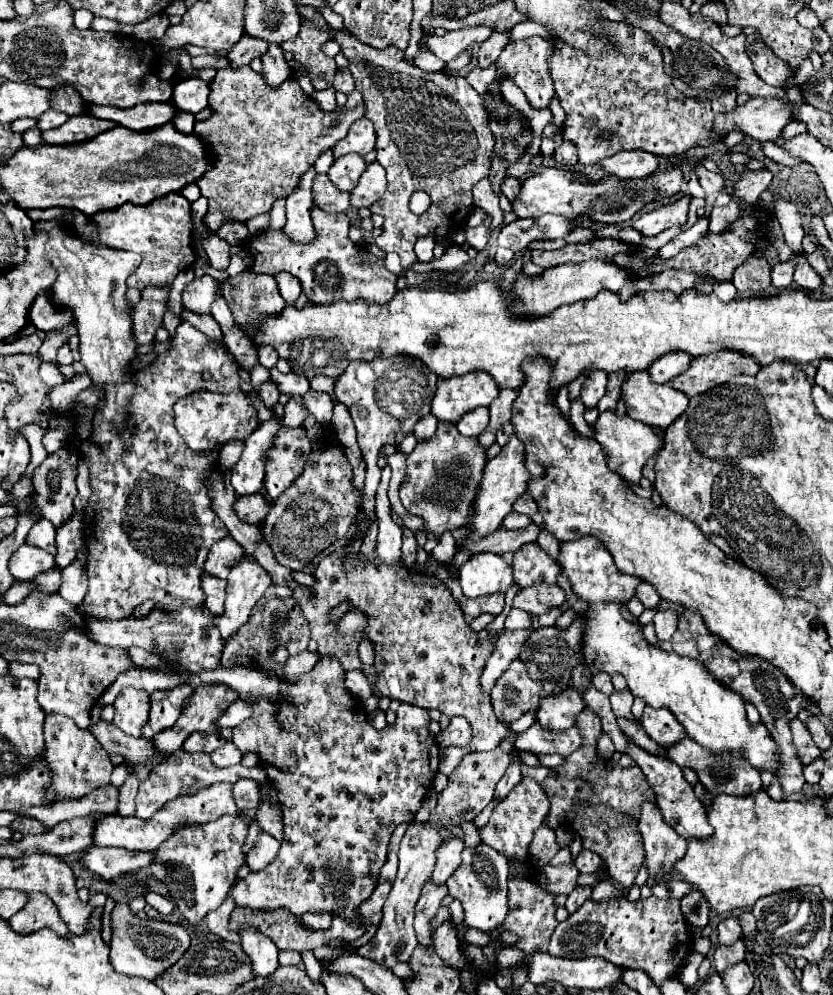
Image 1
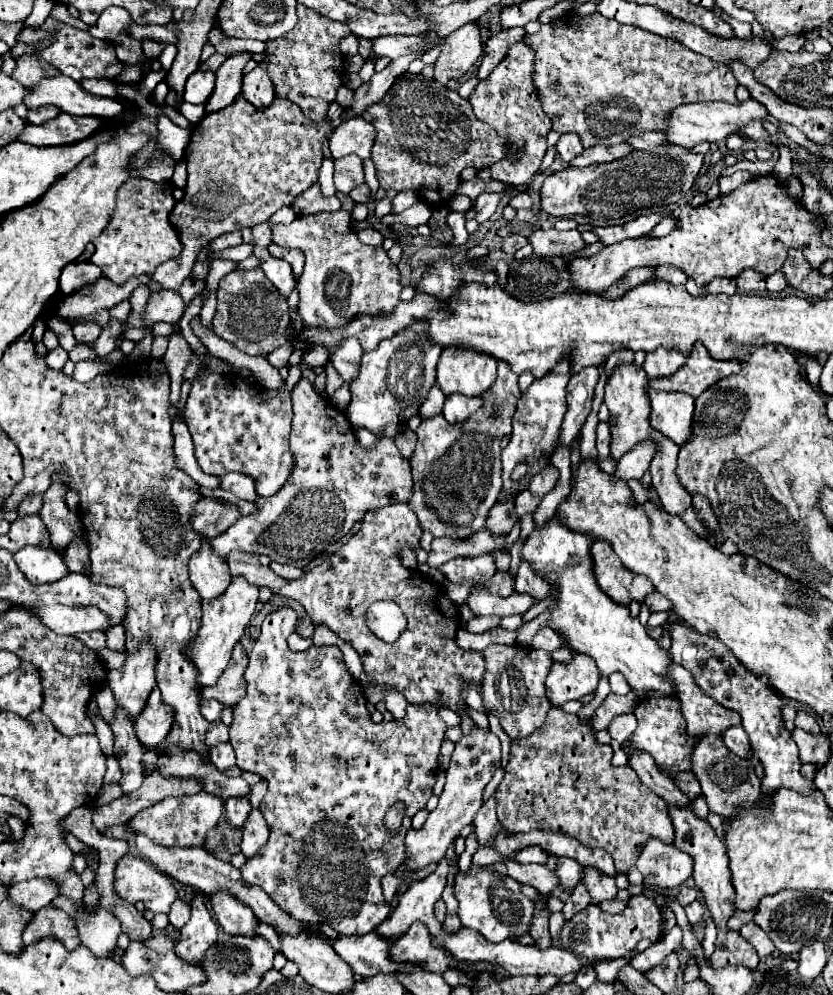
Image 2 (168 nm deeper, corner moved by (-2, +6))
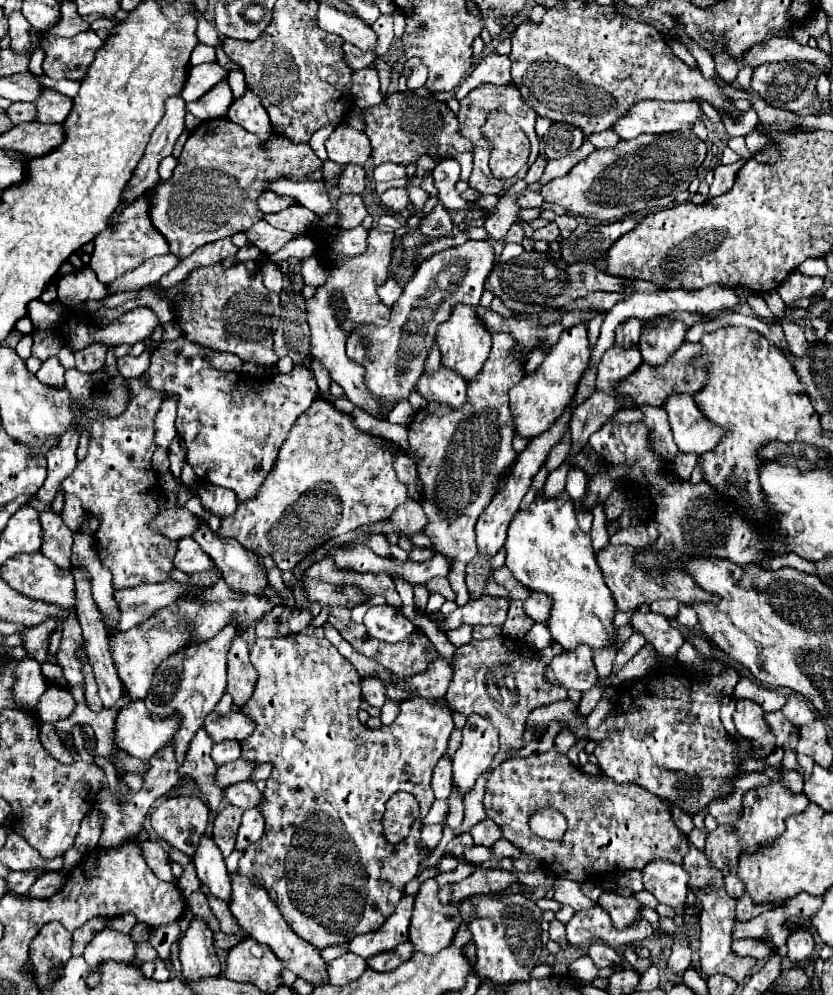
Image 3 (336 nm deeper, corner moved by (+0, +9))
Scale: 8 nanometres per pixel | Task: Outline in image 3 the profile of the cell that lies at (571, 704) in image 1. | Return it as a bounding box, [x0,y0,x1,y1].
[545,646,599,692]

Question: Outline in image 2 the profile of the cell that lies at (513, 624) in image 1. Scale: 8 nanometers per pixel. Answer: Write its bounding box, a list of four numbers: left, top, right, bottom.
[465,617,501,633]

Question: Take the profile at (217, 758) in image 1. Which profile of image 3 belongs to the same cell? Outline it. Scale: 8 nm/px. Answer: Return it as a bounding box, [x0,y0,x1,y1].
[211,740,241,766]

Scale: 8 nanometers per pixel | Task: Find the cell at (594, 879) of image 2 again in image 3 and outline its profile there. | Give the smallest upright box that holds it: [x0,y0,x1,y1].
[597,892,641,930]

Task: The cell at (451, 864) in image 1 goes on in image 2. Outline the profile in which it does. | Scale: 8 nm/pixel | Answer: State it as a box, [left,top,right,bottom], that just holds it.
[375,859,449,941]

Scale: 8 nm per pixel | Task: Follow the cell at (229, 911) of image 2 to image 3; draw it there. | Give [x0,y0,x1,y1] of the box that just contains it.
[193,836,231,906]

